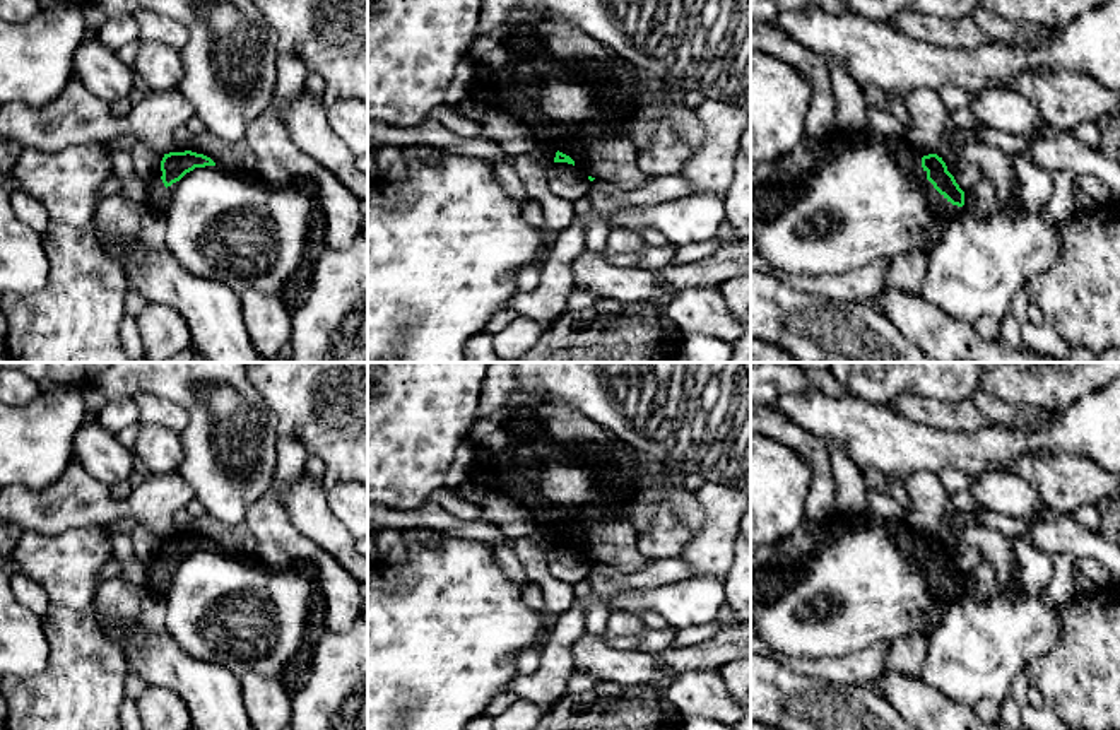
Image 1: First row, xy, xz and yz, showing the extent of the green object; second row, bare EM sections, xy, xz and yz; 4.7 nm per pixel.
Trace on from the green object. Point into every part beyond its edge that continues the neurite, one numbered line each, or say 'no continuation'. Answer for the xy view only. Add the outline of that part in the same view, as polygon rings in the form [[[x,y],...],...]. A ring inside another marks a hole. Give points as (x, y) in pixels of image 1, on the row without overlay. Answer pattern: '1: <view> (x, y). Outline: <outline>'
1: xy (146, 546). Outline: [[[135,525],[130,532],[133,557],[142,571],[152,571],[161,564],[161,544],[162,537],[157,537],[145,530],[142,525]]]

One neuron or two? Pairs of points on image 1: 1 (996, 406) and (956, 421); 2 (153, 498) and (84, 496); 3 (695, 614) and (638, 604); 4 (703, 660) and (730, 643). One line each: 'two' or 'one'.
1: two
2: one
3: one
4: one

